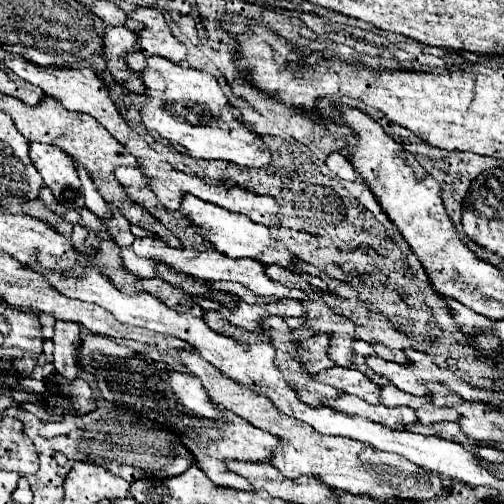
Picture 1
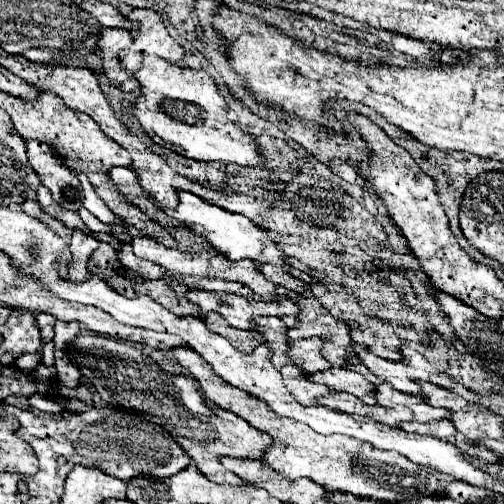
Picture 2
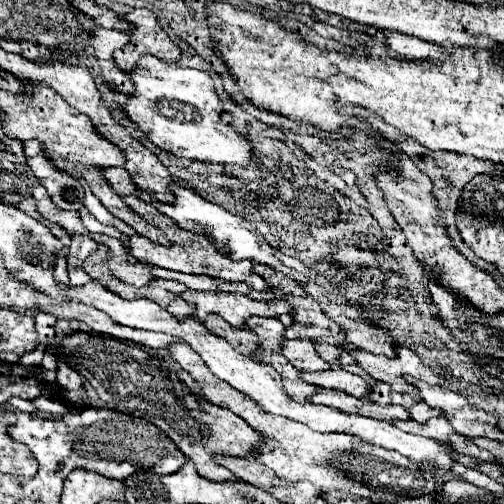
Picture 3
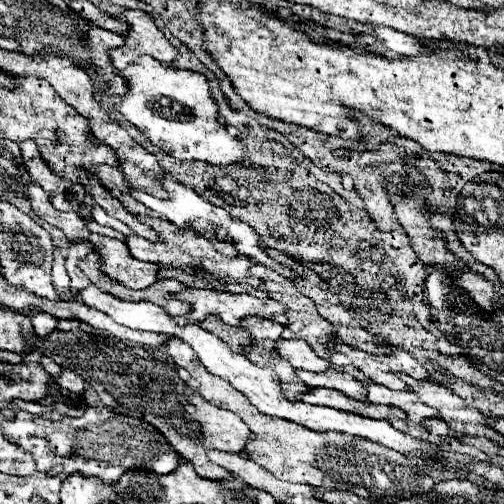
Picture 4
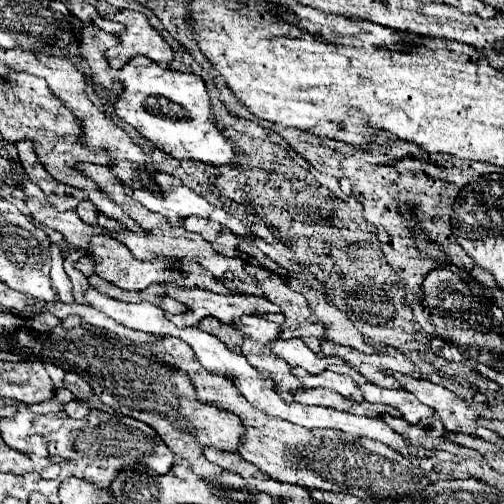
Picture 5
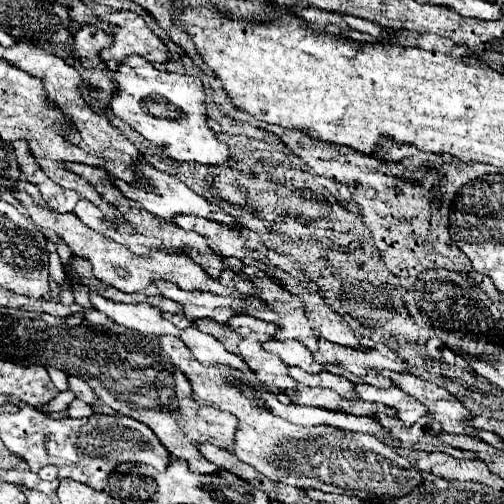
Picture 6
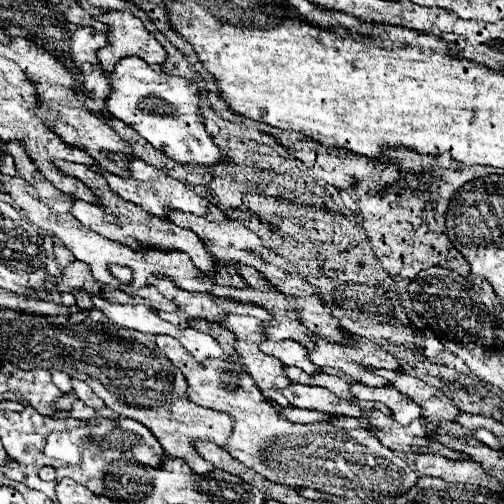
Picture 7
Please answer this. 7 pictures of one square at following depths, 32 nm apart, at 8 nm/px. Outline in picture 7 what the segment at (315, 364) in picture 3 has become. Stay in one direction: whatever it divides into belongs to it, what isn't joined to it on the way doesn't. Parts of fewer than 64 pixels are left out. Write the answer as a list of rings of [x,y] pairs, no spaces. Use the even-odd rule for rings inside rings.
[[[264,340],[260,342],[260,350],[264,354],[272,354],[276,356],[284,366],[296,366],[300,370],[304,370],[306,374],[316,374],[318,366],[314,366],[308,358],[308,350],[292,340],[282,340],[282,342],[270,342]]]

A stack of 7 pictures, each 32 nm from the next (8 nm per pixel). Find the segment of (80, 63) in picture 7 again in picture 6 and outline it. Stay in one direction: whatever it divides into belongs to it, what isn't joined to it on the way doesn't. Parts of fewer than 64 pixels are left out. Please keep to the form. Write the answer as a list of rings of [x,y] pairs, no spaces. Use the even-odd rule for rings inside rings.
[[[82,26],[76,34],[74,34],[74,56],[80,60],[80,64],[88,70],[88,68],[104,68],[104,64],[100,64],[100,48],[108,48],[108,44],[112,42],[112,36],[96,30],[94,26]]]

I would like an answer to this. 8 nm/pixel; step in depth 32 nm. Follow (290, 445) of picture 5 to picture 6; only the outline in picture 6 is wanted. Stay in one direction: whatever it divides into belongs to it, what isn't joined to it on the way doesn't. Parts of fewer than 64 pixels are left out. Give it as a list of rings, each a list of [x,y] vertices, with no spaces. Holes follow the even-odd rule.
[[[158,336],[158,344],[170,356],[172,364],[188,378],[194,402],[226,410],[238,418],[230,452],[268,480],[296,488],[316,488],[330,494],[352,494],[358,498],[400,498],[420,484],[420,472],[378,438],[362,432],[344,432],[332,426],[296,426],[274,416],[258,398],[246,398],[240,386],[244,378],[238,370],[202,366],[174,336]]]

